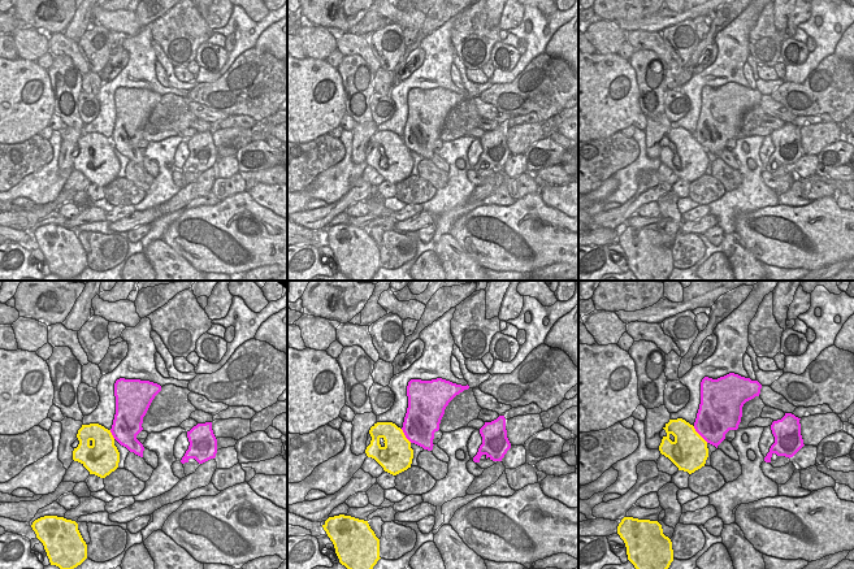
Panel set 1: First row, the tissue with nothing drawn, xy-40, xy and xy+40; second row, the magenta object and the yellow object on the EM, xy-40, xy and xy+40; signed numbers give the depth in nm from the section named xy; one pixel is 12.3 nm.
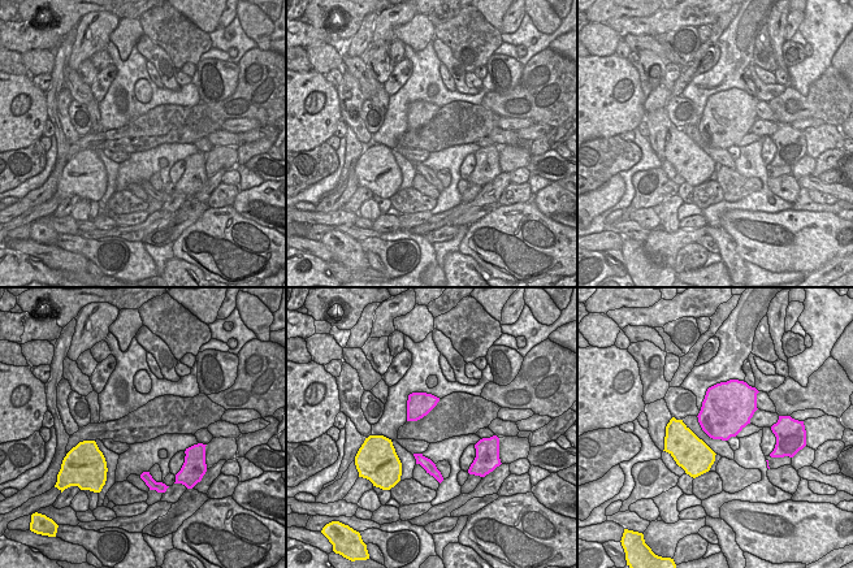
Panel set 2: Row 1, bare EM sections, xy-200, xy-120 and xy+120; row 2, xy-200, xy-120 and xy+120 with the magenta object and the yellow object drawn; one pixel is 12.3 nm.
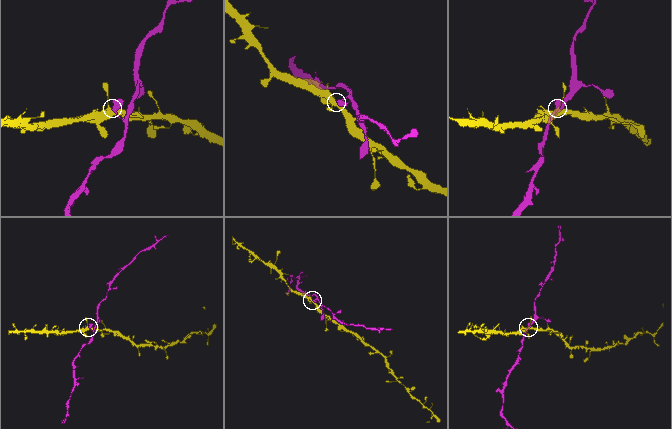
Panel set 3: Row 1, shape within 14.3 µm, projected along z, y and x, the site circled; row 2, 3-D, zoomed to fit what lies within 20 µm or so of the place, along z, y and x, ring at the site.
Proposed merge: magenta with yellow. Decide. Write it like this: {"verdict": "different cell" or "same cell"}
{"verdict": "different cell"}

